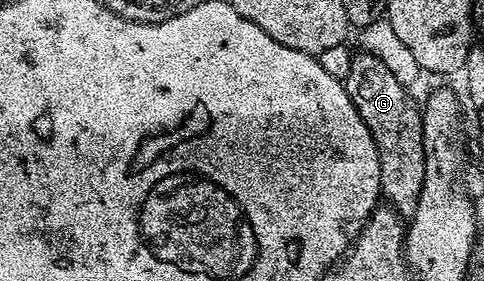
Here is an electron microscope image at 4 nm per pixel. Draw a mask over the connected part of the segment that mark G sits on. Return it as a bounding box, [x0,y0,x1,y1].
[342,52,426,220]

